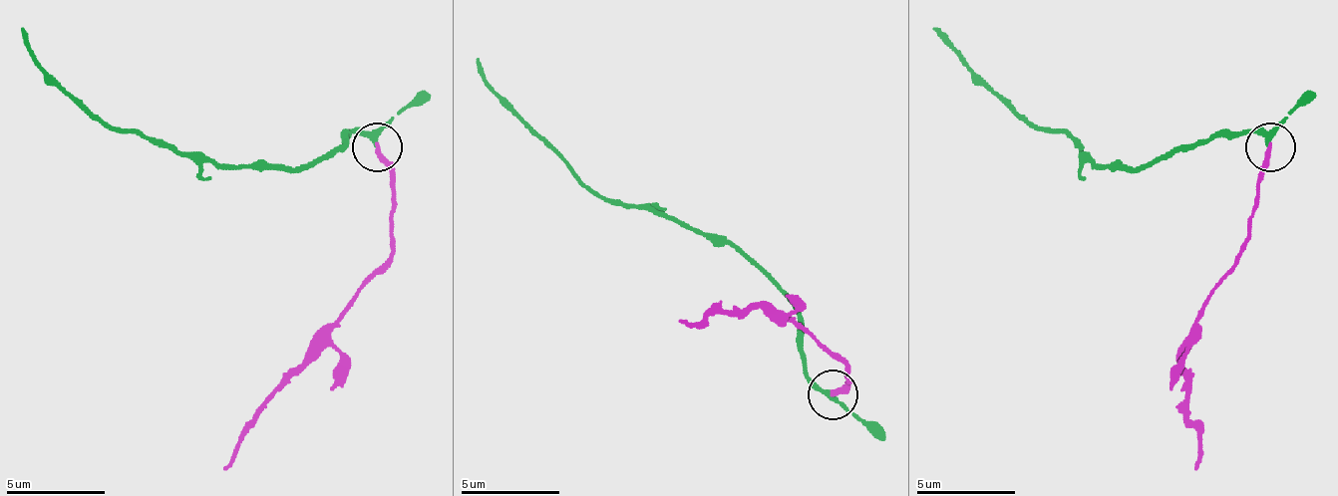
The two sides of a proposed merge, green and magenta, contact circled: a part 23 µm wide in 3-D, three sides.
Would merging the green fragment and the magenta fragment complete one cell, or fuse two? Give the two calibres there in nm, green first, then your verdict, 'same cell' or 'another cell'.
240/240 nm | same cell

